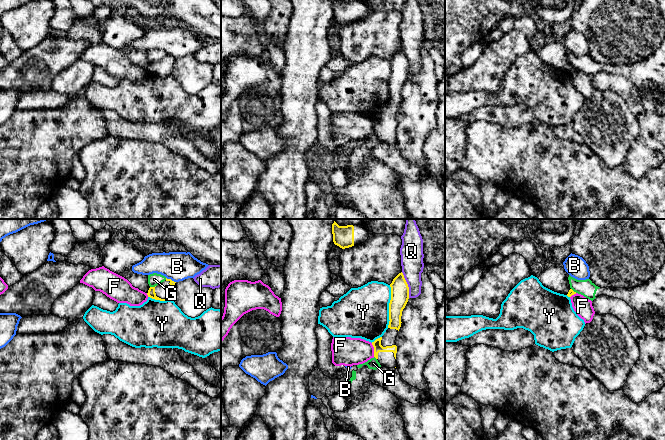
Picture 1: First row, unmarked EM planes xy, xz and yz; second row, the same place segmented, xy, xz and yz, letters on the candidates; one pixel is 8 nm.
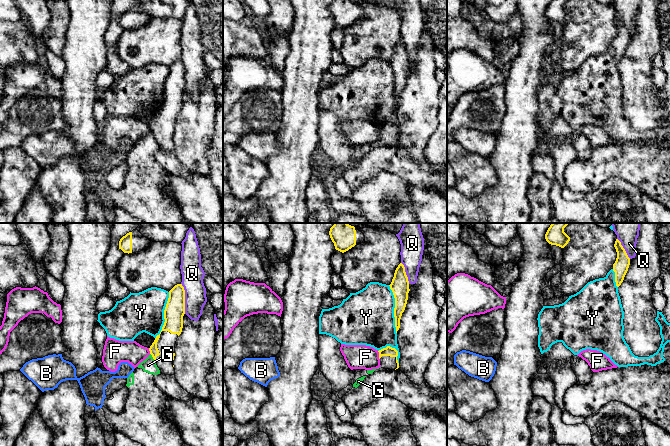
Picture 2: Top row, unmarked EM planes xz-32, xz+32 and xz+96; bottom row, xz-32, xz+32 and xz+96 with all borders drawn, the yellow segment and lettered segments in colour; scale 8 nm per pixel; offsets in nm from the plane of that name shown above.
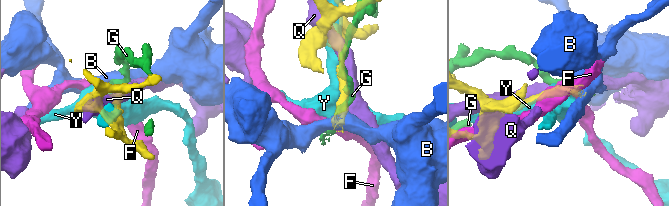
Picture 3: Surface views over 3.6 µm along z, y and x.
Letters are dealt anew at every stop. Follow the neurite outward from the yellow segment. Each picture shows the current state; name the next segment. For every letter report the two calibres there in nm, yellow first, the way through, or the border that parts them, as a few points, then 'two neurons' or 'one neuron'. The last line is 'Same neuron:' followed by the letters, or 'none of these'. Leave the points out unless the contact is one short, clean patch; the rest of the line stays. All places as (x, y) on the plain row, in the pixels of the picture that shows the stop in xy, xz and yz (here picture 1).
B: 50 nm thick on the yellow side, 240 nm on the other; border along xy (166, 53), (175, 58); two neurons
F: 70 nm thick on the yellow side, 240 nm on the other; border along xz (371, 119), (374, 125), (374, 132); two neurons
G: 70 nm thick on the yellow side, 100 nm on the other; two neurons
Q: 140 nm thick on the yellow side, 180 nm on the other; two neurons
Y: 140 nm thick on the yellow side, 420 nm on the other; two neurons
Same neuron: none of these

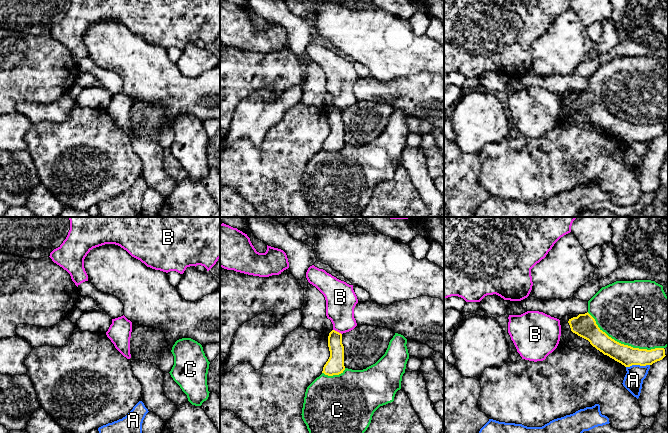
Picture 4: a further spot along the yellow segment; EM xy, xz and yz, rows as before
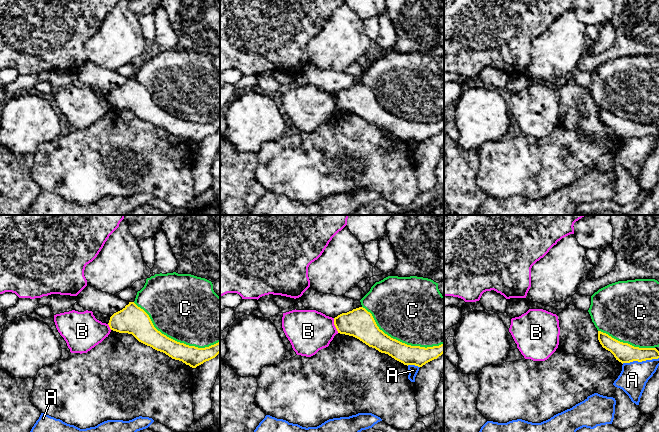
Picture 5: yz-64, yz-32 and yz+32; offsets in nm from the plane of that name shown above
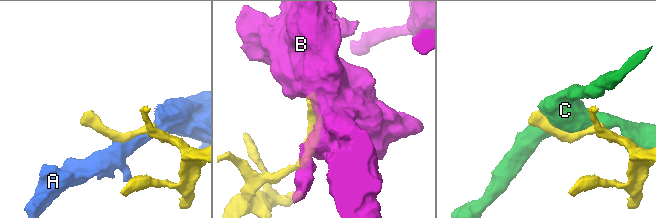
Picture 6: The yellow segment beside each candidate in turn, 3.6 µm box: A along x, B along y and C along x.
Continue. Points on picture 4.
A: 160 nm thick on the yellow side, 160 nm on the other; border along yz (649, 140), (626, 143); two neurons
B: 130 nm thick on the yellow side, 240 nm on the other; border along xz (333, 105), (341, 110); two neurons
C: 160 nm thick on the yellow side, 500 nm on the other; two neurons
Same neuron: none of these

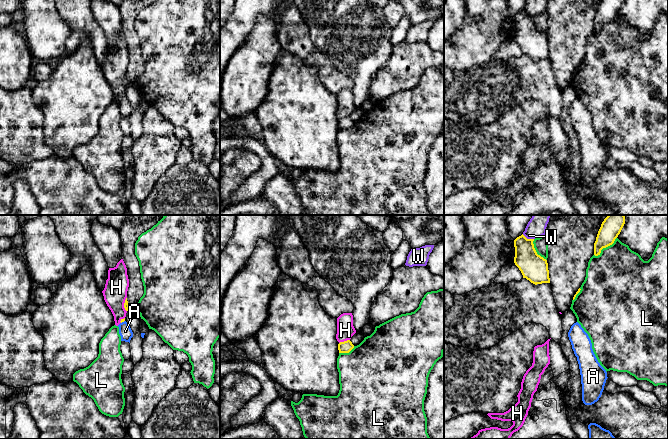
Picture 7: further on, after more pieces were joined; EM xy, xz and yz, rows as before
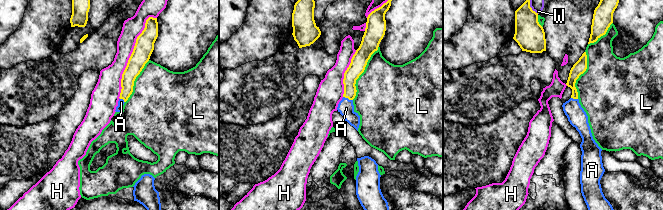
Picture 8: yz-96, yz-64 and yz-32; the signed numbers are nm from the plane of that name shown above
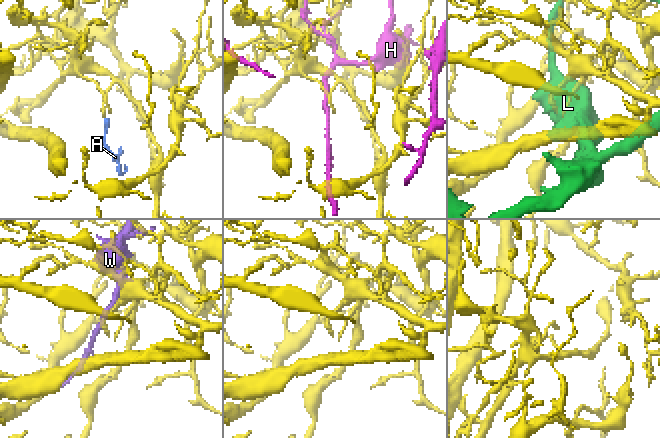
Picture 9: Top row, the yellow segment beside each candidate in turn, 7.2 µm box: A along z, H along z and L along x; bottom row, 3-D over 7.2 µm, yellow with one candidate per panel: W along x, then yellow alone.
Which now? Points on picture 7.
A: 30 nm thick on the yellow side, 100 nm on the other; runs through xy (122, 96), (122, 97), (125, 107); one neuron
H: 100 nm thick on the yellow side, 140 nm on the other; two neurons
L: 150 nm thick on the yellow side, 460 nm on the other; two neurons
W: 220 nm thick on the yellow side, 120 nm on the other; two neurons
Same neuron: A

